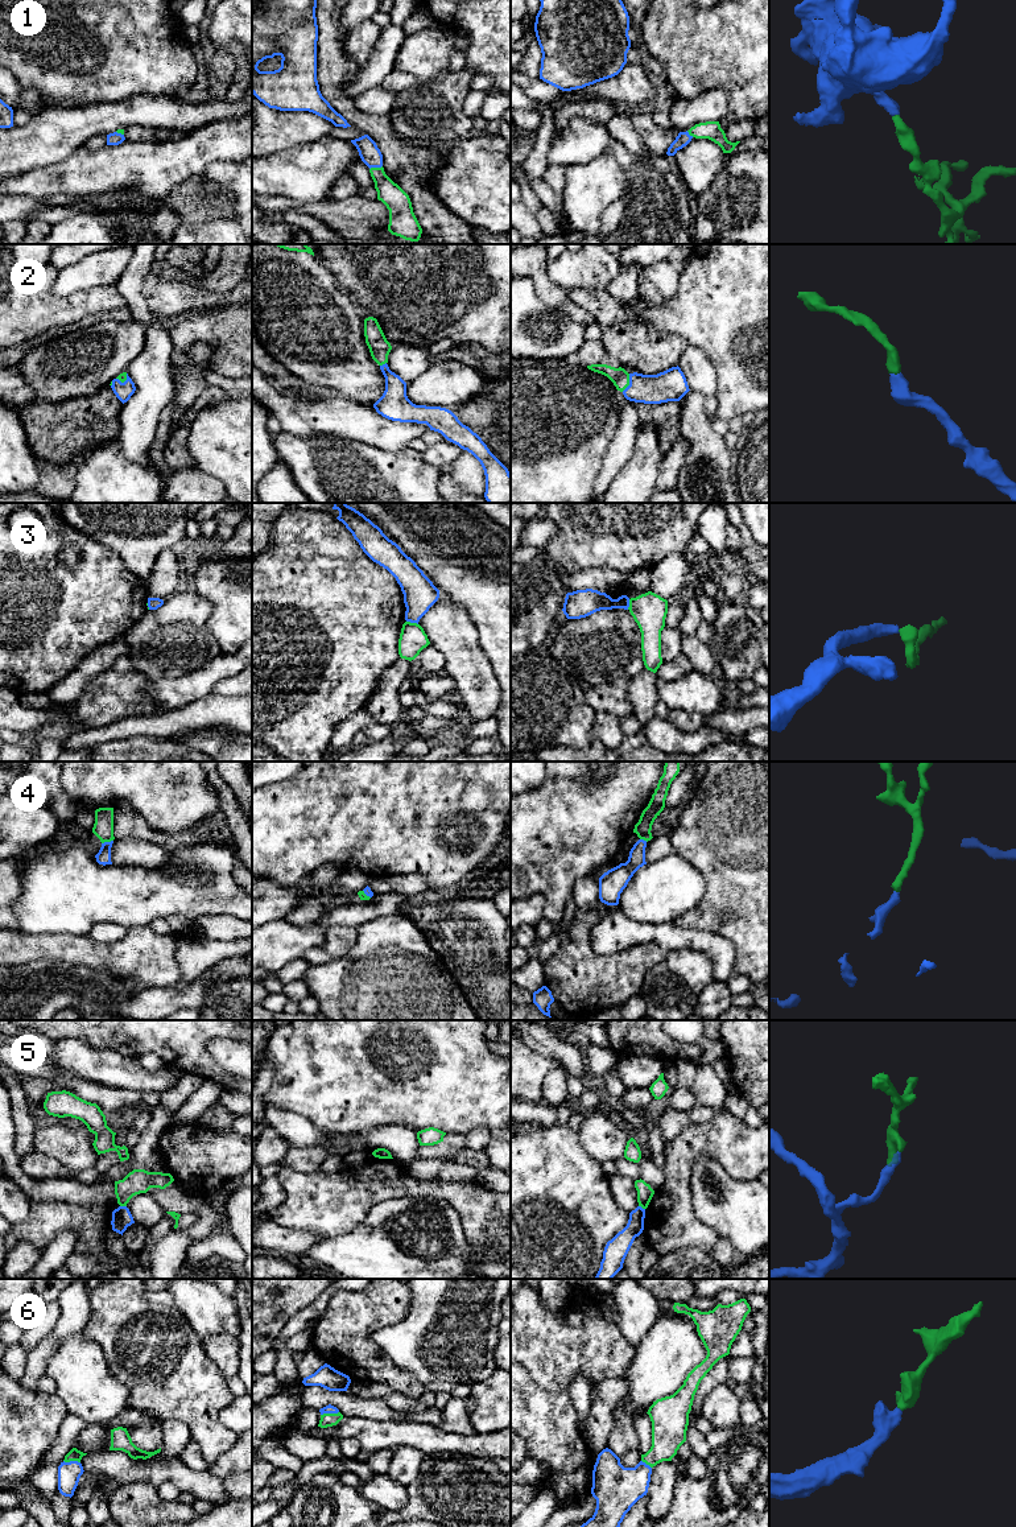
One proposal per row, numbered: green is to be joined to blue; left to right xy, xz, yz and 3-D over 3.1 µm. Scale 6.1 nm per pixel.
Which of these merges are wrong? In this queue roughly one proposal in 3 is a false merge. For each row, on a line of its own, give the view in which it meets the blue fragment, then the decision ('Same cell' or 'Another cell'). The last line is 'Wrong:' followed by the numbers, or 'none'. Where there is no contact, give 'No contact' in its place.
1: Touches blue in xz. Same cell
2: Touches blue in yz. Same cell
3: Touches blue in xz. Another cell
4: Touches blue in xy. Same cell
5: Touches blue in xy. Another cell
6: Touches blue in xz. Same cell
Wrong: 3, 5

